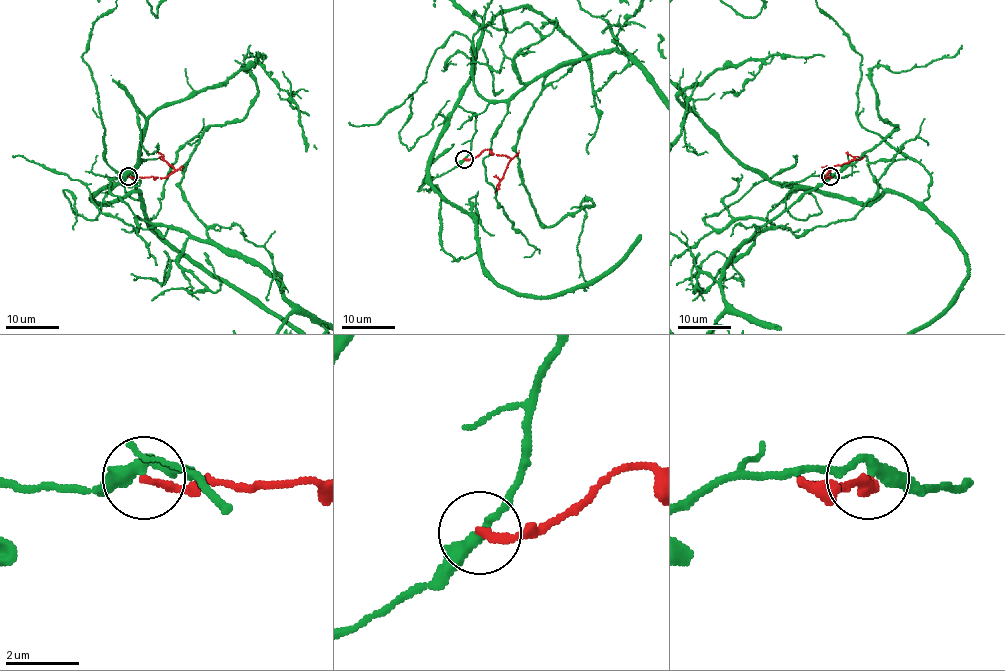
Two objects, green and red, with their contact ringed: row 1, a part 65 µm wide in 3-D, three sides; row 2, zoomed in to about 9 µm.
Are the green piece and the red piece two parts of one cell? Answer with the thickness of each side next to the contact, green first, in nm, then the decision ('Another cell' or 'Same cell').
Thickness 320 nm (green) against 200 nm. Another cell

